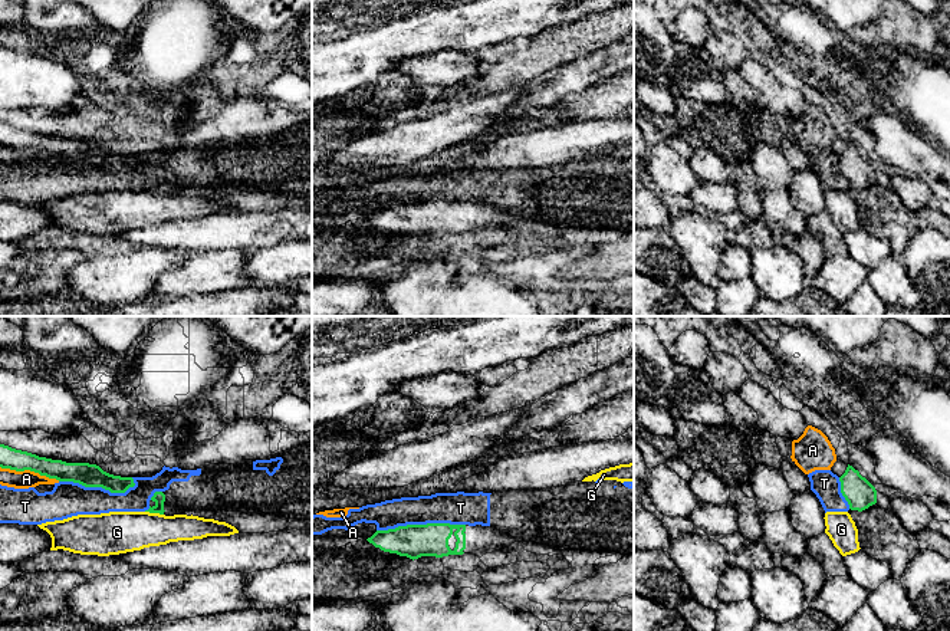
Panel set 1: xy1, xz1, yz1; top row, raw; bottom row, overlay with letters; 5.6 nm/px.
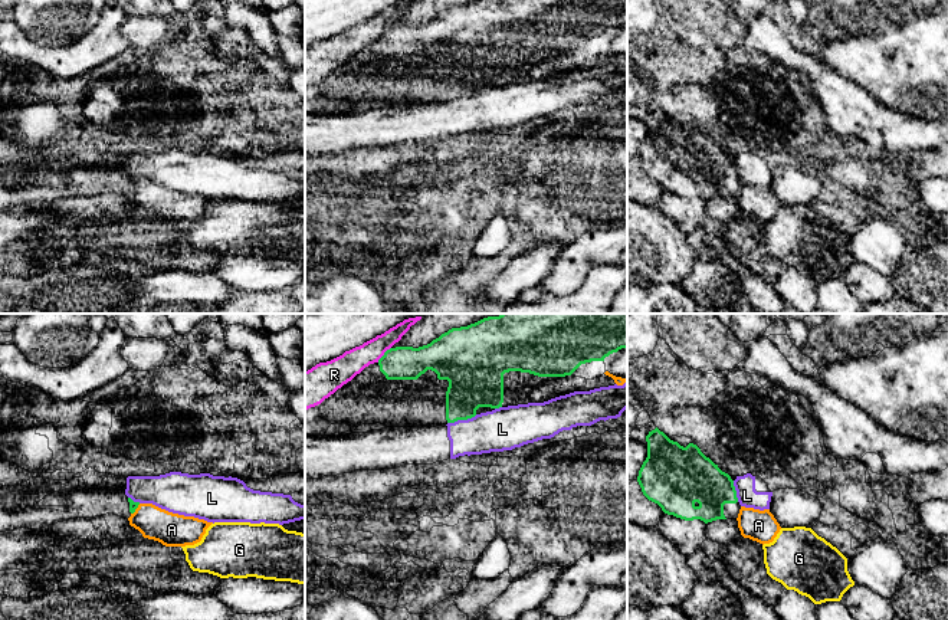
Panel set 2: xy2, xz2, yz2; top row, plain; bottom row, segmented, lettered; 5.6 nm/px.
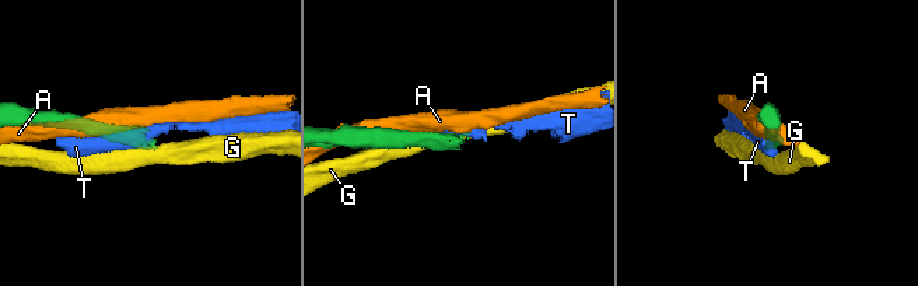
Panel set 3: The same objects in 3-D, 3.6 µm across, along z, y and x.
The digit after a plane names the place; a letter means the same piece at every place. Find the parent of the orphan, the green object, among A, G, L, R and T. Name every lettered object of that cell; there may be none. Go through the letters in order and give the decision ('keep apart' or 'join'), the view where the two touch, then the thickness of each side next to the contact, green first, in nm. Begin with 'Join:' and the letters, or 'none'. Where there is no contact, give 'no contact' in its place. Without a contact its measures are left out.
Join: none
A: keep apart | xy1 | 120/100 nm
G: keep apart | xy1 | 70/240 nm
L: keep apart | xz2 | 300/240 nm
R: keep apart | xz2 | 190/150 nm
T: keep apart | xz1 | 190/180 nm

